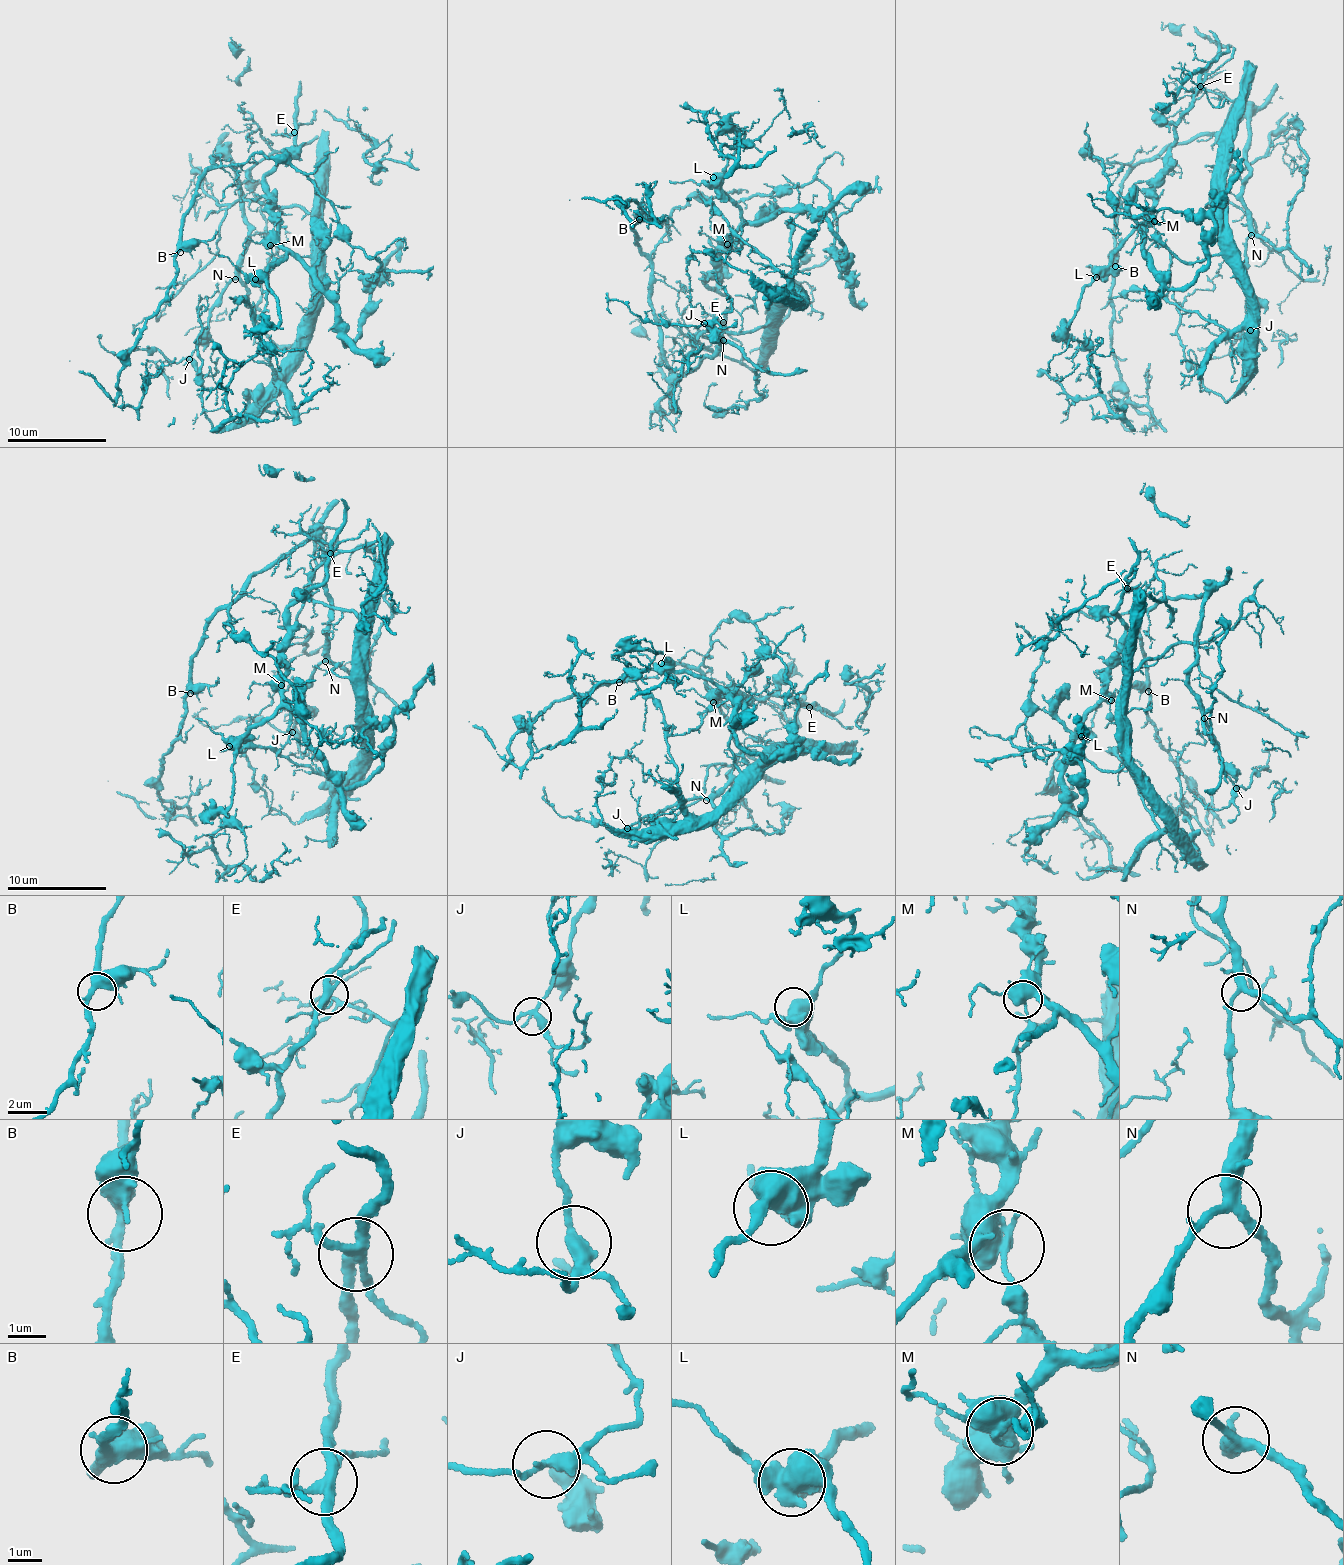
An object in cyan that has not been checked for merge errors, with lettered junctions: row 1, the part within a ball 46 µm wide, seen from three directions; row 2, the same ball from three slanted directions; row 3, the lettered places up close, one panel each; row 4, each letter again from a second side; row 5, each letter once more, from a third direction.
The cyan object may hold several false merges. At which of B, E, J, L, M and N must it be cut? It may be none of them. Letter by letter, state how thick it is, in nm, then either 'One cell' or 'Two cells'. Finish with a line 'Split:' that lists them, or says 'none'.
B: Thickness 380 nm. One cell
E: Thickness 300 nm. Two cells
J: Thickness 240 nm. One cell
L: Thickness 550 nm. One cell
M: Thickness 440 nm. Two cells
N: Thickness 280 nm. One cell
Split: E, M

